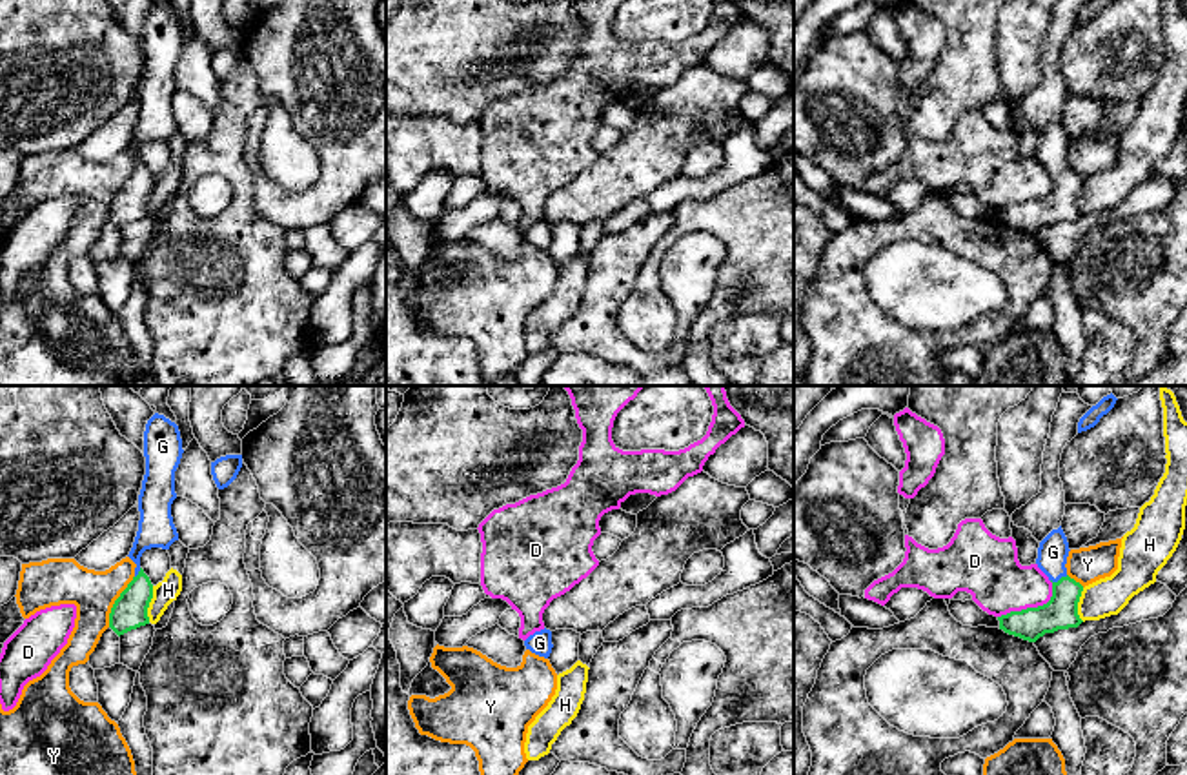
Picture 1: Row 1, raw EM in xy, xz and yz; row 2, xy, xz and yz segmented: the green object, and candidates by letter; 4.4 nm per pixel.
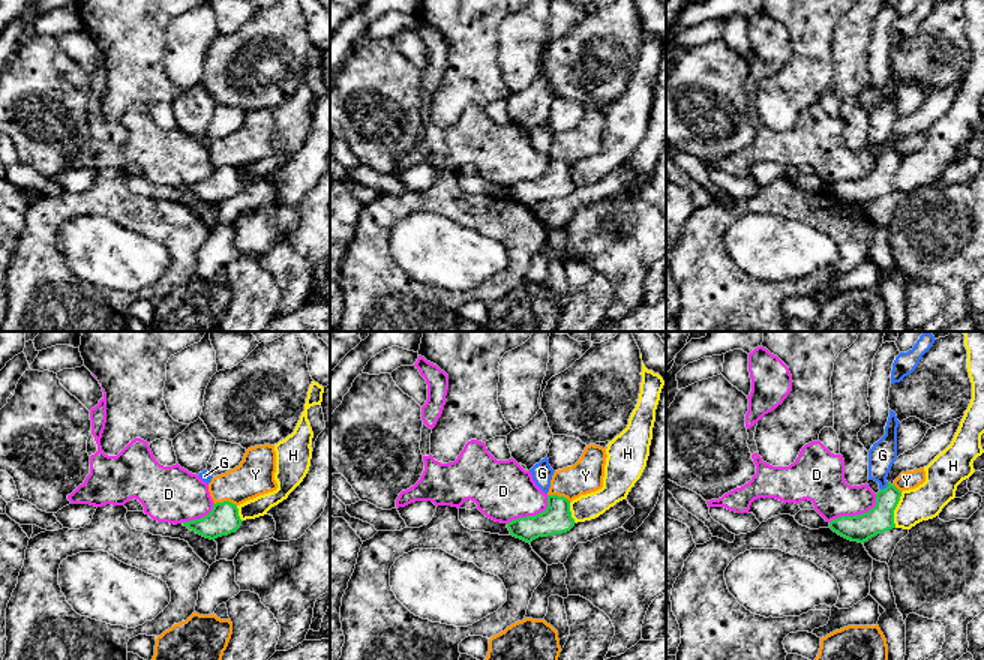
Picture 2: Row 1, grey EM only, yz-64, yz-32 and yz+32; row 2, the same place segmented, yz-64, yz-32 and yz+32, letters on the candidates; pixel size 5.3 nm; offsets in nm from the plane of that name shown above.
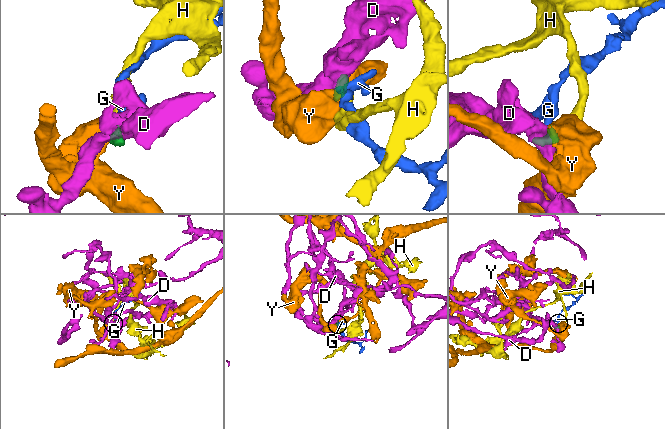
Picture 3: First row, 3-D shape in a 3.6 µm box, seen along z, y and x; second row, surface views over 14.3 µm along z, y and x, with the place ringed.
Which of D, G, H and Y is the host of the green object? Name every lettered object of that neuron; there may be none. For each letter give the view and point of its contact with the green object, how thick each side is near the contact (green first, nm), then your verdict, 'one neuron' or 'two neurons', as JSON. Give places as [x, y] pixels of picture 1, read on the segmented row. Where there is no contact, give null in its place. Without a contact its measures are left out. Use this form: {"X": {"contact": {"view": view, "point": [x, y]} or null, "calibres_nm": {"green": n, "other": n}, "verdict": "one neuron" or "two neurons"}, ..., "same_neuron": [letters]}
{"D": {"contact": {"view": "yz", "point": [1031, 608]}, "calibres_nm": {"green": 150, "other": 280}, "verdict": "two neurons"}, "G": {"contact": {"view": "yz", "point": [1060, 579]}, "calibres_nm": {"green": 150, "other": 140}, "verdict": "one neuron"}, "H": {"contact": {"view": "xy", "point": [148, 604]}, "calibres_nm": {"green": 160, "other": 100}, "verdict": "two neurons"}, "Y": {"contact": {"view": "xy", "point": [115, 601]}, "calibres_nm": {"green": 160, "other": 200}, "verdict": "two neurons"}, "same_neuron": ["G"]}

